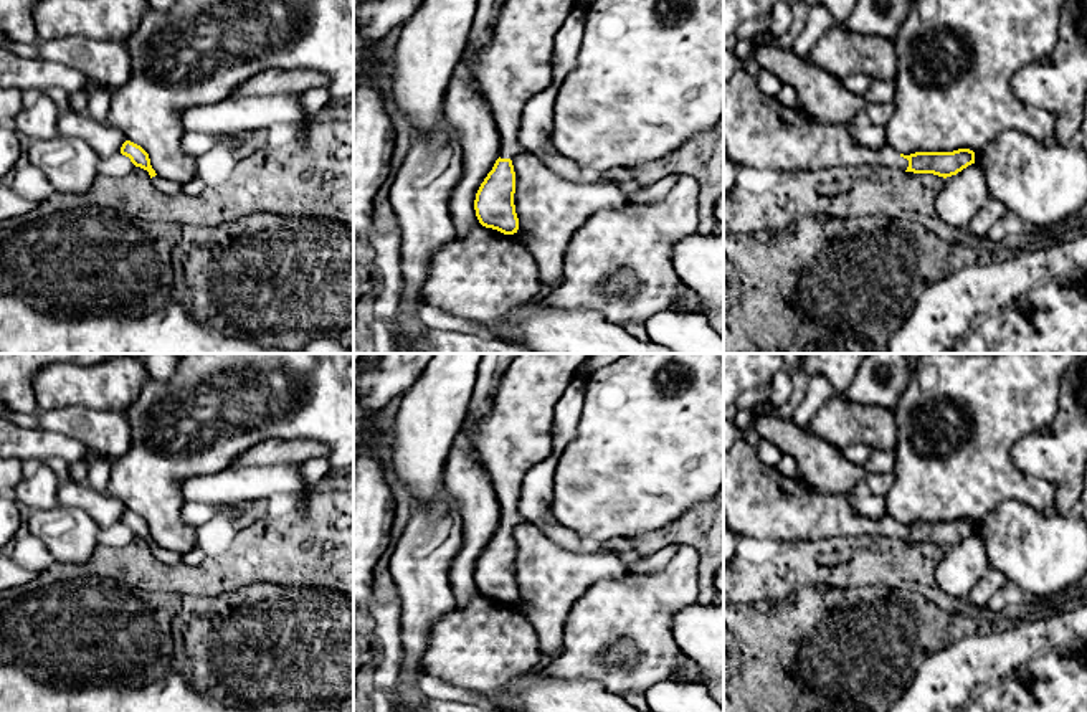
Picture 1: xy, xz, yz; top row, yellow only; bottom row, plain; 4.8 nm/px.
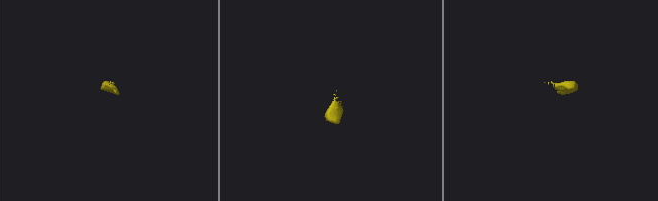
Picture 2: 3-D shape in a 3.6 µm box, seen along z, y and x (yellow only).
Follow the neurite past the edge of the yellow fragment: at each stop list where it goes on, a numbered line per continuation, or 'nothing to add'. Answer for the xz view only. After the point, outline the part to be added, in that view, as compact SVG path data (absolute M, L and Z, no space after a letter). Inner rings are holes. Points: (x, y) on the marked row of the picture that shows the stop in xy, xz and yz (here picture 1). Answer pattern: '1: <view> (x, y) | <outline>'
1: xz (516, 65) | M506 0L491 38L486 46L474 50L466 45L461 63L472 69L472 74L491 106L497 132L501 135L501 159L514 160L527 149L519 142L519 129L527 102L553 84L553 43L558 30L563 26L567 17L575 8L577 0Z

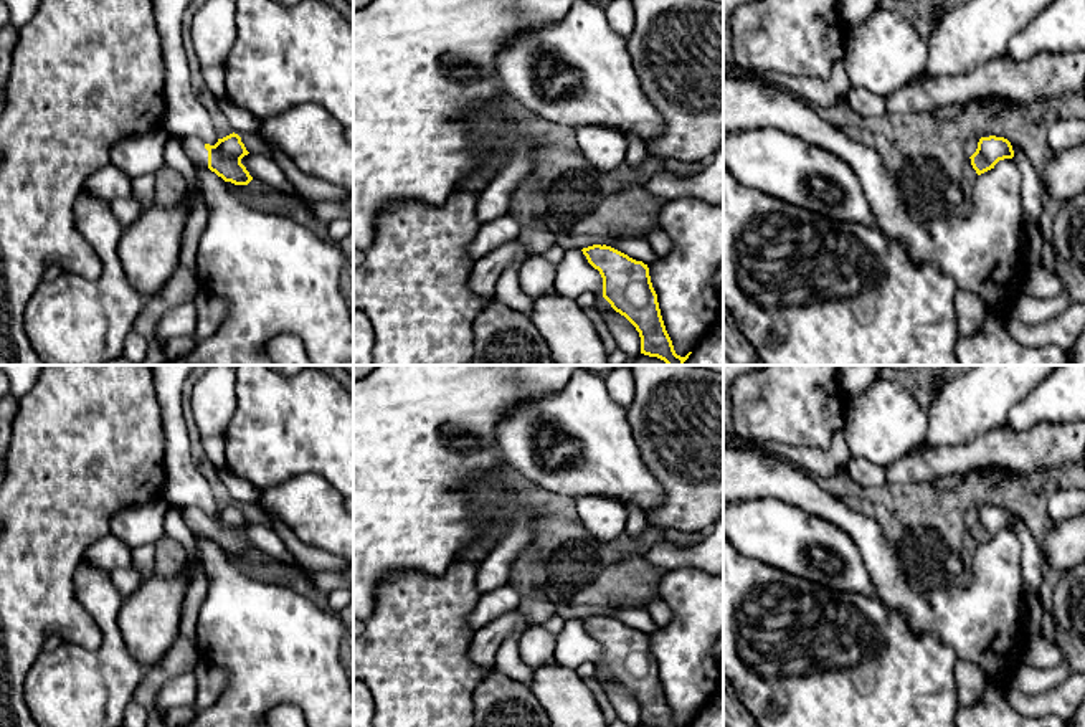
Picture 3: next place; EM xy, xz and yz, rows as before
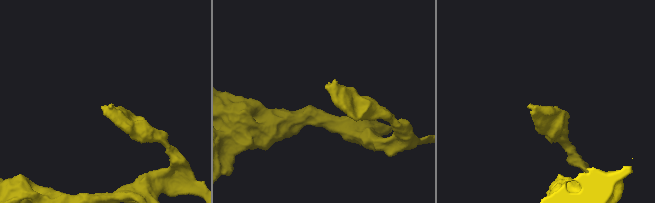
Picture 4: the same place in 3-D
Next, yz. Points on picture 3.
nothing to add

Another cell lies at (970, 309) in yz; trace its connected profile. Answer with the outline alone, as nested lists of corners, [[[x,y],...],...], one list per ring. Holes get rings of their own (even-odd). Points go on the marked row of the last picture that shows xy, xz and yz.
[[[958,289],[955,307],[959,337],[973,335],[986,321],[986,306],[974,292]]]

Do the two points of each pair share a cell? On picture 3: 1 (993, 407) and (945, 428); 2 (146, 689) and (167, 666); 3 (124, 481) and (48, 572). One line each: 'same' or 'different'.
1: same
2: same
3: same

